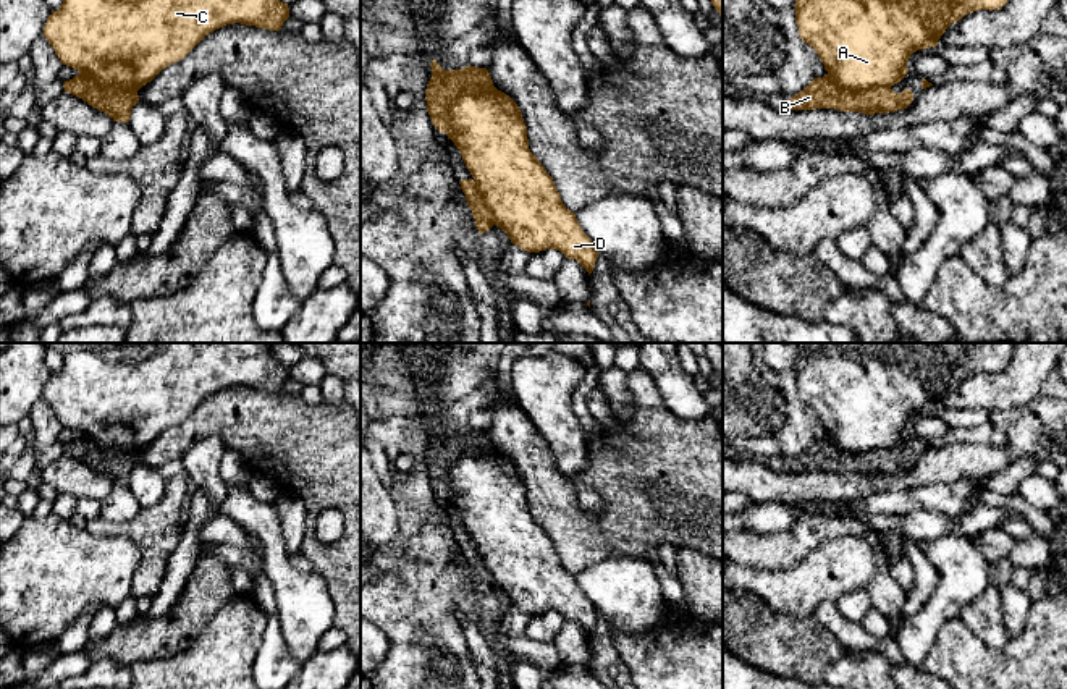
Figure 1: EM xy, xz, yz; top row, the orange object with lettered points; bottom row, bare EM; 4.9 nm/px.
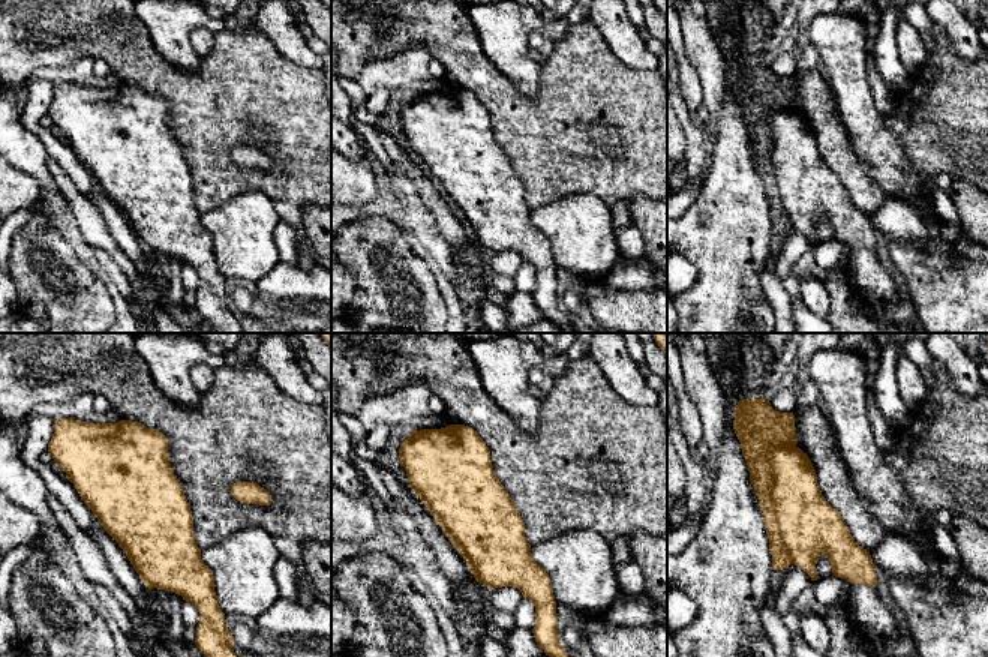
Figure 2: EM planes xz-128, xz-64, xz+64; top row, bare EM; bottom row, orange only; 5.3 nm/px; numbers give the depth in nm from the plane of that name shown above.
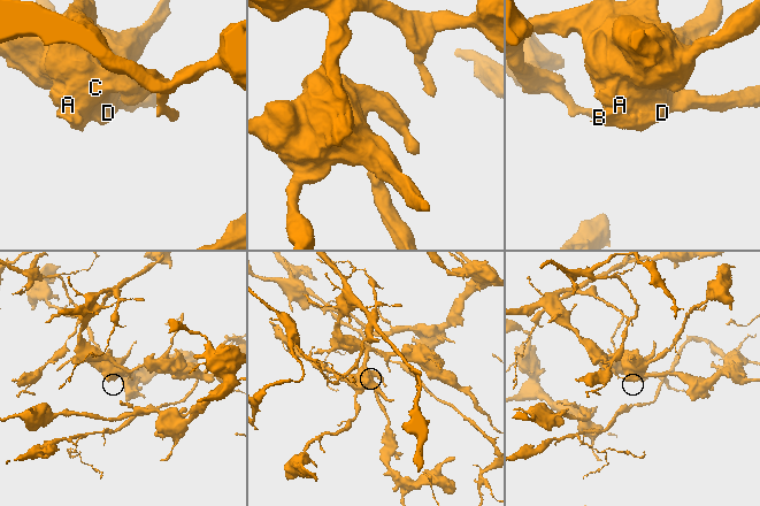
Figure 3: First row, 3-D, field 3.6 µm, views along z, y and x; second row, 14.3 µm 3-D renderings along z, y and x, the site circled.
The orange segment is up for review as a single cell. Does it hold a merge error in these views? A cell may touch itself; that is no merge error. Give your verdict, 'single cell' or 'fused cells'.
fused cells

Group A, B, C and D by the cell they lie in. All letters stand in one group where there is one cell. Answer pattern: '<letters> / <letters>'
A C D / B

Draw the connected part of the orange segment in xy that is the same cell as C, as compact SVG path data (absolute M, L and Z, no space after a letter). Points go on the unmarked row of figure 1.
M44 343L57 349L63 366L52 374L44 399L61 427L102 448L139 453L162 432L183 422L207 396L241 385L280 393L289 380L270 343Z

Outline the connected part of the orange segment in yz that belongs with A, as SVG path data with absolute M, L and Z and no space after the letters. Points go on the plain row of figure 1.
M784 343L795 359L800 401L847 453L900 445L910 417L936 409L946 391L978 372L1001 372L1015 343Z

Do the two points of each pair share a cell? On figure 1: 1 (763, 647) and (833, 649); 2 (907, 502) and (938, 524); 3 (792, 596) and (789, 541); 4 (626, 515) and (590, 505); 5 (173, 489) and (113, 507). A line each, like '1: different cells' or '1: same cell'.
1: same cell
2: different cells
3: different cells
4: different cells
5: different cells

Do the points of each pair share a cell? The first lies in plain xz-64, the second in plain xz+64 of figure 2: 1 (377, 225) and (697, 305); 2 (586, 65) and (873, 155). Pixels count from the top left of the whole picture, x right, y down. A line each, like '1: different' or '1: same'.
1: same
2: different

